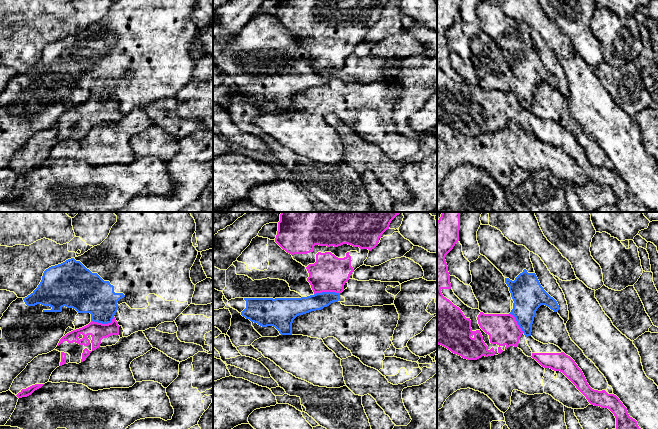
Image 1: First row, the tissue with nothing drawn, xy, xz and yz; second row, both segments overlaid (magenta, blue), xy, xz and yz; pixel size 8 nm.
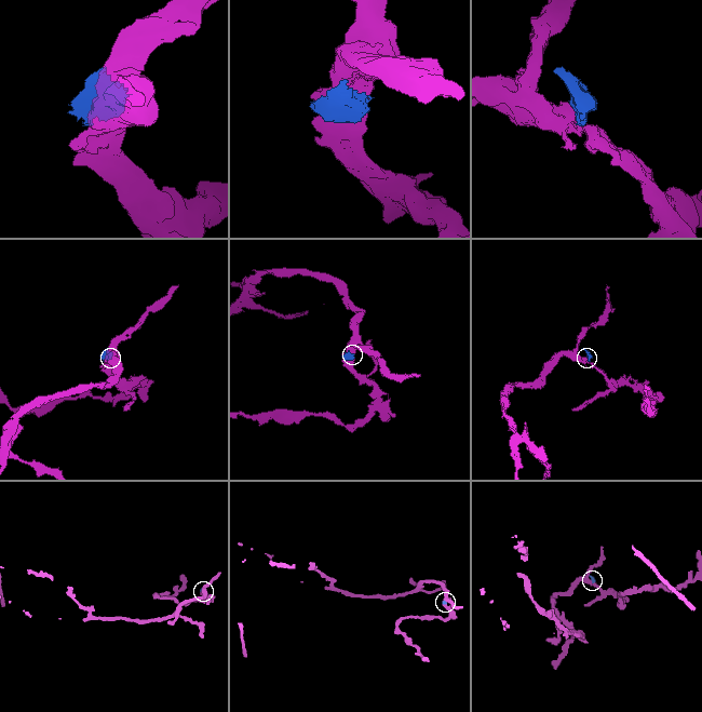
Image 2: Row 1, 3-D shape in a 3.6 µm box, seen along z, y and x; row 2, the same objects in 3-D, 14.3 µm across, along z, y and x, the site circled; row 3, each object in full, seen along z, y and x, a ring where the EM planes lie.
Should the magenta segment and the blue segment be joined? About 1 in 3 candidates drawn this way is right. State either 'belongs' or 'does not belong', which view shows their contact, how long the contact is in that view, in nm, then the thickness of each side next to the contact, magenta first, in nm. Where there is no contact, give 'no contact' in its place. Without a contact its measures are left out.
does not belong; contact in xy; length 190 nm; calibres 140 and 300 nm

